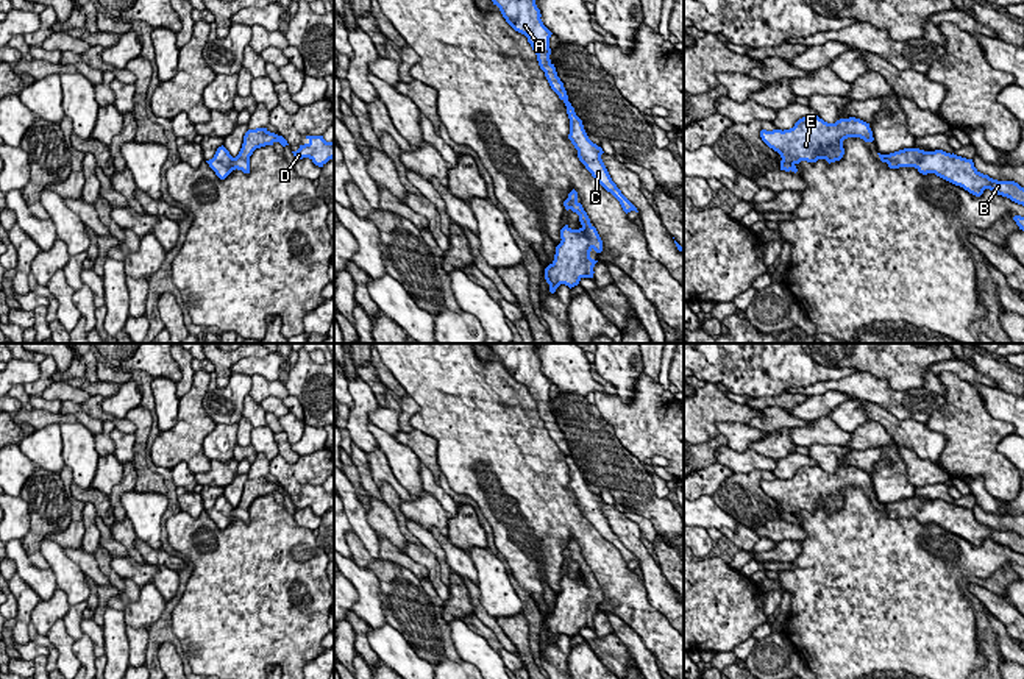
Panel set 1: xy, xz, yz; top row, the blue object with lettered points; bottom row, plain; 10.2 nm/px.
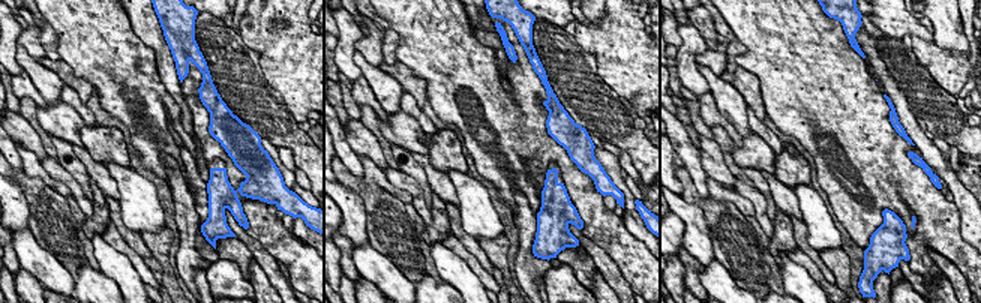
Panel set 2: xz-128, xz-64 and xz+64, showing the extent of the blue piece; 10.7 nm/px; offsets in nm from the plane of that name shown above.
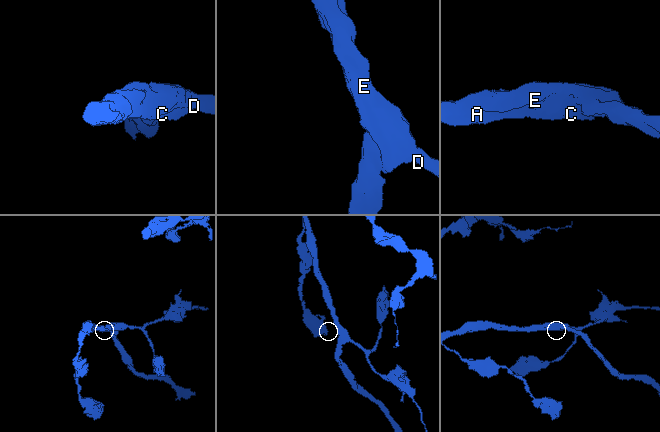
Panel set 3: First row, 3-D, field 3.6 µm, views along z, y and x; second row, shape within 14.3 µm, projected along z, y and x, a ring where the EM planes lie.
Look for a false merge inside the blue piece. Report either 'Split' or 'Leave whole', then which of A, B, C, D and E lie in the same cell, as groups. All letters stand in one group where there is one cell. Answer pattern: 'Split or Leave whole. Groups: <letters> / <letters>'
Leave whole. Groups: A B C D E

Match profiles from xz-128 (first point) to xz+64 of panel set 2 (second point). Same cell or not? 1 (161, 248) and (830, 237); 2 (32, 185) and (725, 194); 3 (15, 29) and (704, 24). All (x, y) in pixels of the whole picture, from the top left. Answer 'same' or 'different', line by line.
1: different
2: different
3: different

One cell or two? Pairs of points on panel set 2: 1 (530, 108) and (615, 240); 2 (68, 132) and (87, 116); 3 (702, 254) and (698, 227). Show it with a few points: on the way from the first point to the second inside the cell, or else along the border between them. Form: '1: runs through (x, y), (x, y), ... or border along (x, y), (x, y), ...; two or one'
1: runs through (542, 141), (569, 168), (590, 207); one
2: border along (60, 99), (86, 123); two
3: runs through (701, 248), (698, 245), (698, 233); one

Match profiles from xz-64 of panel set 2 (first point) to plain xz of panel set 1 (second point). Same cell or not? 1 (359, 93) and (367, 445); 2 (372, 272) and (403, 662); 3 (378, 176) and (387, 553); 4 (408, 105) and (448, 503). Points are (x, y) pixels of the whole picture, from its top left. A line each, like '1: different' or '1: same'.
1: different
2: same
3: same
4: same

